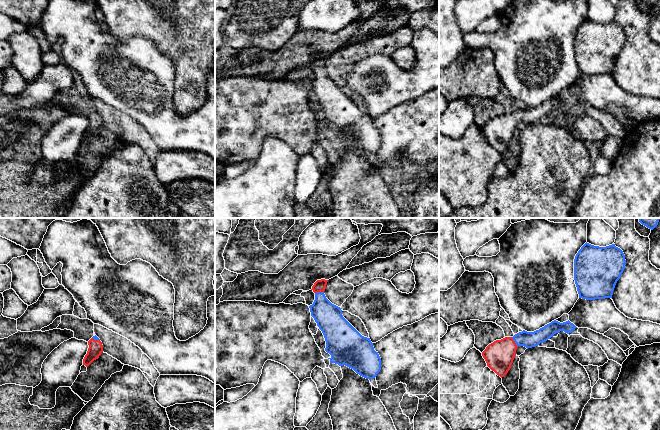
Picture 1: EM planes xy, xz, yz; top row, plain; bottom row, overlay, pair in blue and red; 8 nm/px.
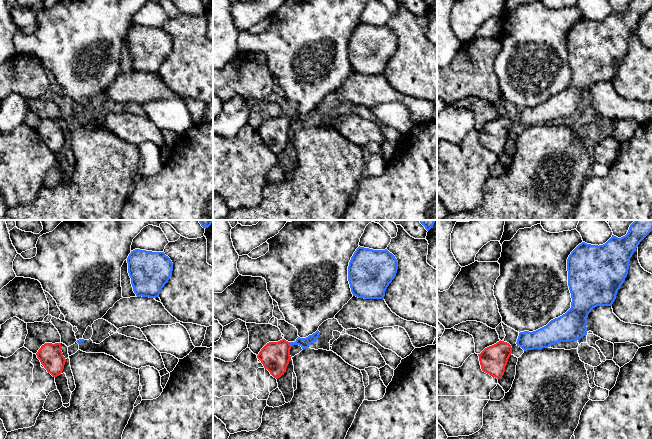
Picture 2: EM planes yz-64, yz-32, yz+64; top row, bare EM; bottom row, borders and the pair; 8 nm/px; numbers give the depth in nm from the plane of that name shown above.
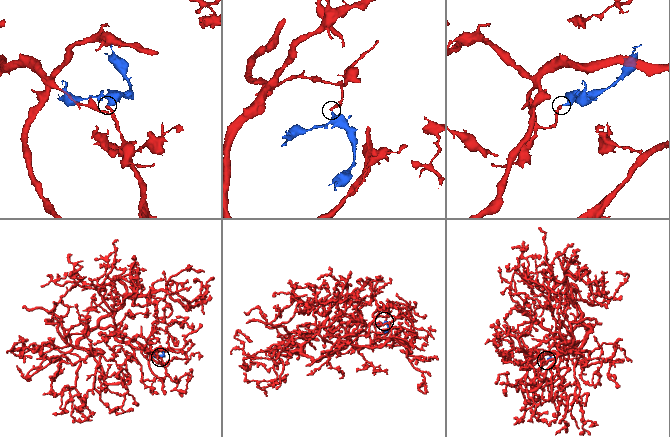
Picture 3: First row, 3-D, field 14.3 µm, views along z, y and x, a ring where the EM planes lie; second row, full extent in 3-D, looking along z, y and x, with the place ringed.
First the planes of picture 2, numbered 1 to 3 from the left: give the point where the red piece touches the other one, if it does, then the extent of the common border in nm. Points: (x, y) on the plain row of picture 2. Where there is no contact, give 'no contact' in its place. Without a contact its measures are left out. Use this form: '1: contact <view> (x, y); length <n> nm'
1: no contact
2: contact yz-32 (290, 120); length 40 nm
3: no contact

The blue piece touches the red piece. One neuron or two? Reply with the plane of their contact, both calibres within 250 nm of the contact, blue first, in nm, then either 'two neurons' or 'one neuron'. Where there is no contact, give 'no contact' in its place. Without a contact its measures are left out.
meets blue in yz; 130 nm thick on the blue side, 240 nm on the other; one neuron

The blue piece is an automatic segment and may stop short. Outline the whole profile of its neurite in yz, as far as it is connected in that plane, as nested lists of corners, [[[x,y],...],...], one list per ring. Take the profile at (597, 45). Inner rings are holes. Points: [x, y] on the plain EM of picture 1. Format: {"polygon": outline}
{"polygon": [[[586,18],[574,35],[574,56],[579,74],[612,74],[625,41],[625,31],[615,20],[599,23]]]}

